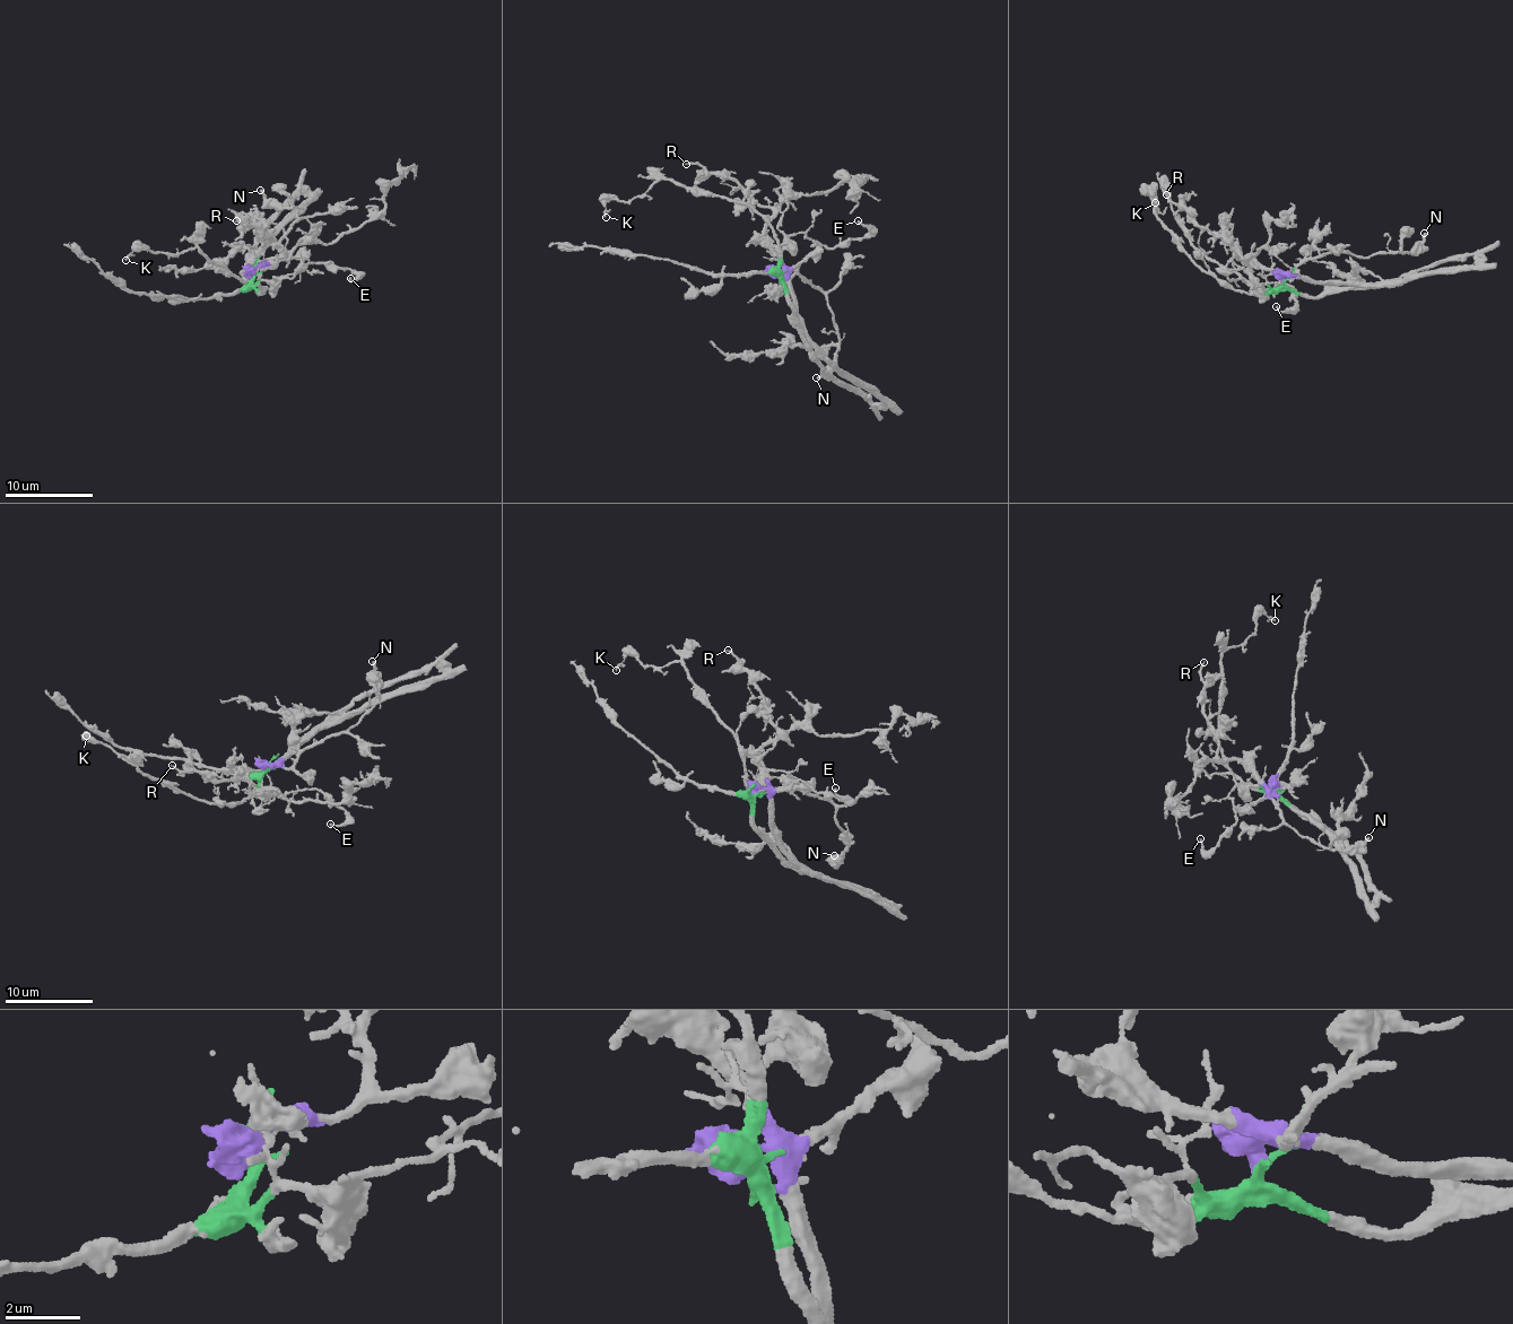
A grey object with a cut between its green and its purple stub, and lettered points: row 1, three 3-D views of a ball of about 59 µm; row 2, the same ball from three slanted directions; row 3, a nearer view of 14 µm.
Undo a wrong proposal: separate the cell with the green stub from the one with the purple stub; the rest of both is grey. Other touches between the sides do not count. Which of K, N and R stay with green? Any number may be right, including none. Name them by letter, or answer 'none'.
K

